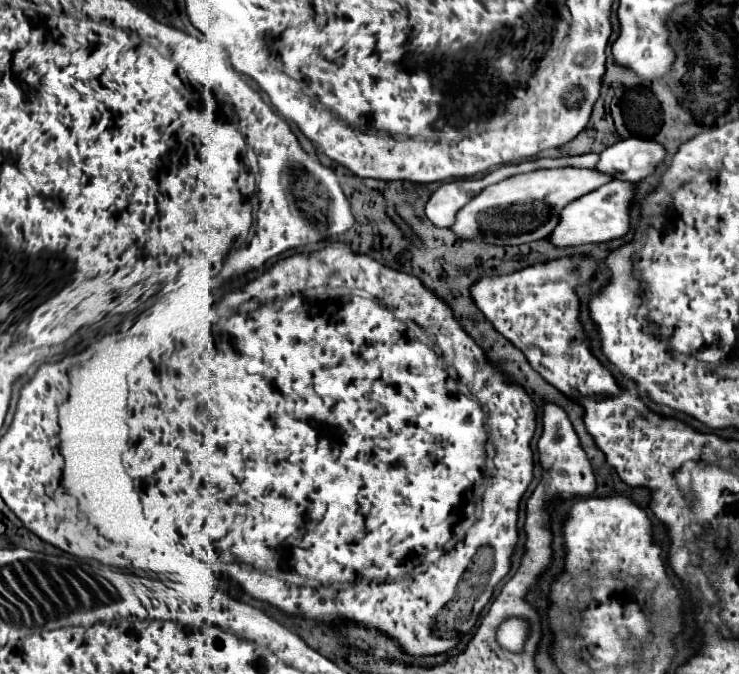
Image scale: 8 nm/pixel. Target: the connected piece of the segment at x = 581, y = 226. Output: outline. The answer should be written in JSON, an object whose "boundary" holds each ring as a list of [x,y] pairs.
{"boundary":[[[611,180],[601,188],[593,190],[591,194],[577,198],[559,216],[559,226],[555,226],[555,230],[549,234],[549,242],[555,248],[569,248],[569,246],[607,242],[625,236],[629,230],[629,202],[633,198],[633,192],[635,186],[631,182]]]}

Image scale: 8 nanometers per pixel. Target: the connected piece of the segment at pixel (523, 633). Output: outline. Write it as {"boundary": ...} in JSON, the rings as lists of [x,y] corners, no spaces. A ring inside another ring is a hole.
{"boundary":[[[509,618],[507,622],[503,622],[503,626],[499,626],[497,630],[497,638],[499,644],[511,652],[517,652],[523,648],[525,640],[529,636],[529,624],[519,620],[519,618]]]}

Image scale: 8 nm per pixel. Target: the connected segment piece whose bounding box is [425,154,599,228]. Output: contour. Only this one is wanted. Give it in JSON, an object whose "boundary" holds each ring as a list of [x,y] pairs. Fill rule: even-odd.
{"boundary":[[[581,154],[581,156],[569,156],[569,158],[535,158],[535,160],[527,160],[527,162],[521,162],[521,164],[515,164],[515,166],[501,166],[497,168],[495,172],[483,176],[483,178],[463,178],[463,180],[453,180],[453,182],[445,182],[441,184],[429,198],[427,206],[425,206],[425,214],[429,218],[429,222],[437,228],[449,228],[455,220],[455,214],[471,200],[475,198],[483,188],[499,182],[499,180],[505,180],[505,178],[511,178],[515,174],[523,174],[523,172],[533,172],[533,170],[539,170],[539,168],[565,168],[565,166],[573,166],[573,168],[595,168],[599,160],[599,154]]]}

